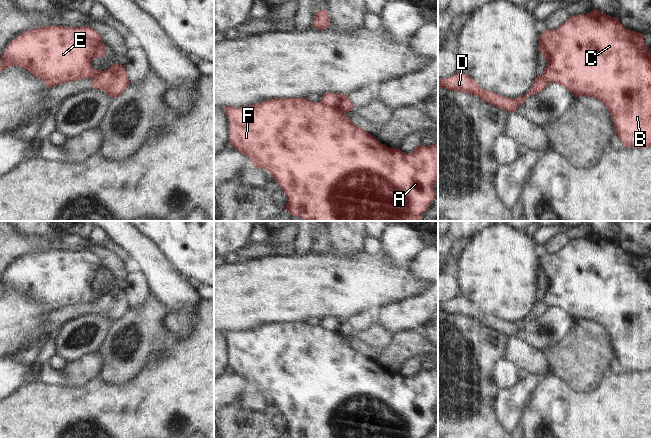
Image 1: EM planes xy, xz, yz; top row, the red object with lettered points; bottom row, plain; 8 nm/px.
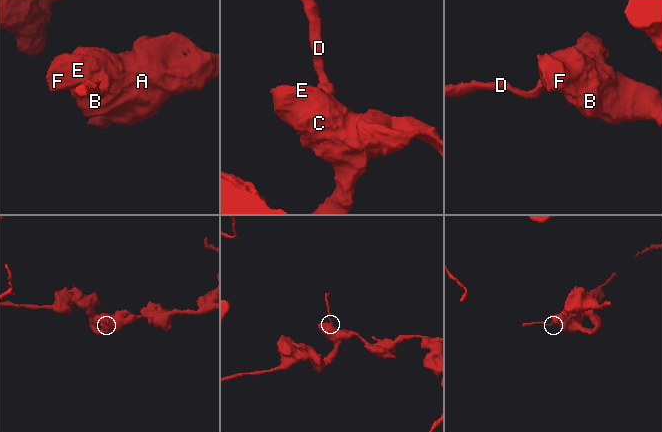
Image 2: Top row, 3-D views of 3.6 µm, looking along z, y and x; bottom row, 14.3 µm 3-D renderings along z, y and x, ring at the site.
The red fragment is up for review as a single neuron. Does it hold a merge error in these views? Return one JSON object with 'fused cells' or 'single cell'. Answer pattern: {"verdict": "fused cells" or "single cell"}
{"verdict": "fused cells"}

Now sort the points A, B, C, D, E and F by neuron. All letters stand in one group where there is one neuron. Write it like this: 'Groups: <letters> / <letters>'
Groups: A B C E F / D.

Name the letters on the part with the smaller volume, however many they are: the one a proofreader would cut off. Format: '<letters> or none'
D.

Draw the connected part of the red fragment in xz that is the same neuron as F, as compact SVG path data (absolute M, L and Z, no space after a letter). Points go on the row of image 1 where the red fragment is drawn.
M275 98L257 104L231 107L224 106L230 121L230 144L235 150L247 156L252 166L264 168L274 177L275 182L286 193L288 202L286 211L304 221L422 221L421 215L427 211L435 199L433 184L438 182L438 144L417 146L411 153L404 153L398 148L389 148L381 144L374 136L356 126L338 107L329 107L321 102L311 102L306 98Z

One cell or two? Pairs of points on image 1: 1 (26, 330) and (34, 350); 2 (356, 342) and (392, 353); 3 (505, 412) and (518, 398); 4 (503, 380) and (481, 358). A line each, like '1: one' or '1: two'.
1: two
2: two
3: one
4: two

